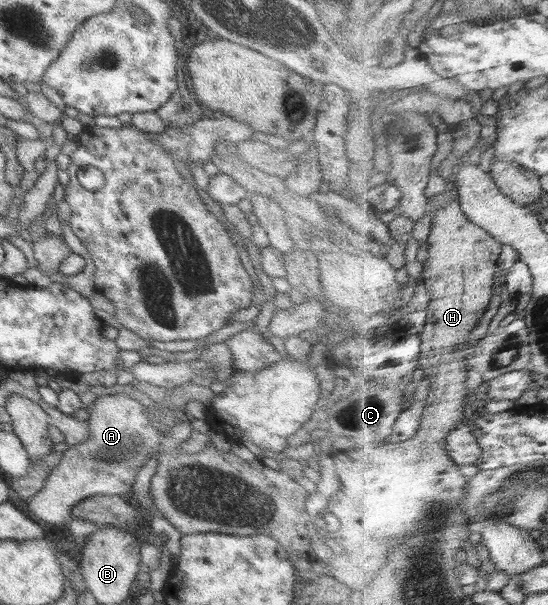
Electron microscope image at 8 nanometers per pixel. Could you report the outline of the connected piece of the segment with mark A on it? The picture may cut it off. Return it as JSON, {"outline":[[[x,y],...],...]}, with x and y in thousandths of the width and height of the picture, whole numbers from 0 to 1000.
{"outline":[[[230,651],[179,655],[179,658],[175,658],[175,661],[164,668],[161,686],[161,693],[157,693],[161,701],[161,722],[150,732],[128,736],[128,740],[113,747],[113,757],[109,757],[106,765],[100,765],[97,774],[89,775],[88,785],[84,787],[77,805],[53,826],[47,828],[47,841],[51,841],[51,848],[55,848],[55,851],[62,851],[69,861],[80,861],[80,864],[91,864],[91,868],[117,866],[128,860],[131,840],[146,828],[164,821],[166,818],[214,818],[223,820],[224,823],[234,821],[237,818],[239,802],[250,777],[266,762],[270,762],[270,755],[276,749],[286,749],[281,747],[281,744],[286,742],[288,736],[292,736],[296,731],[292,716],[288,716],[270,696],[270,691],[263,681],[263,673],[246,663],[245,658],[235,658]]]}

